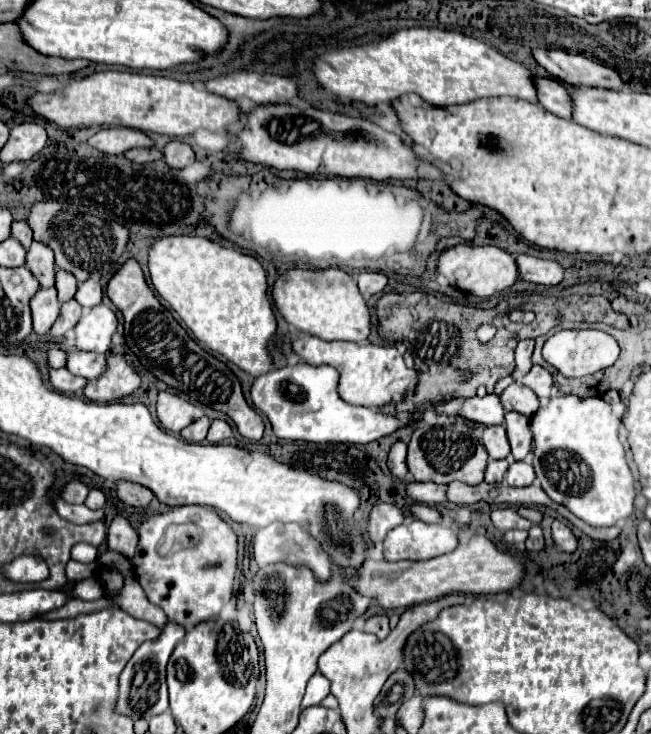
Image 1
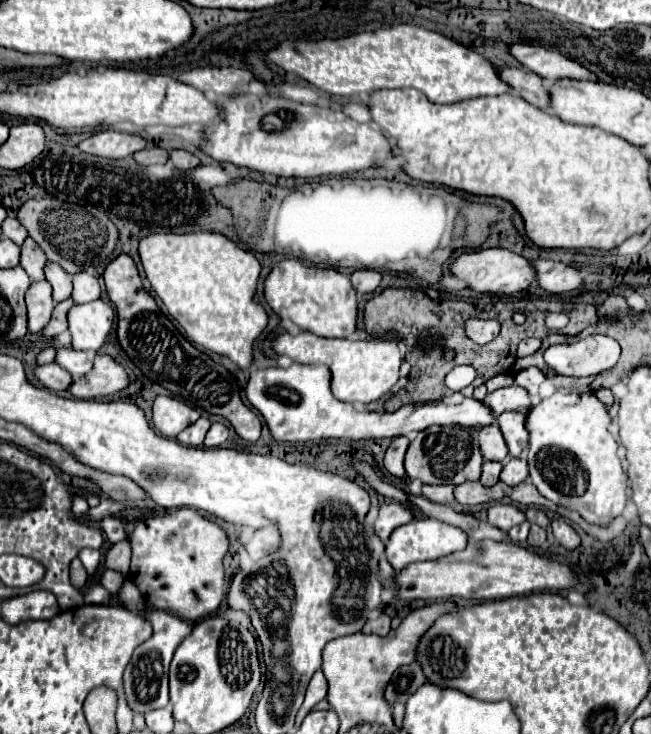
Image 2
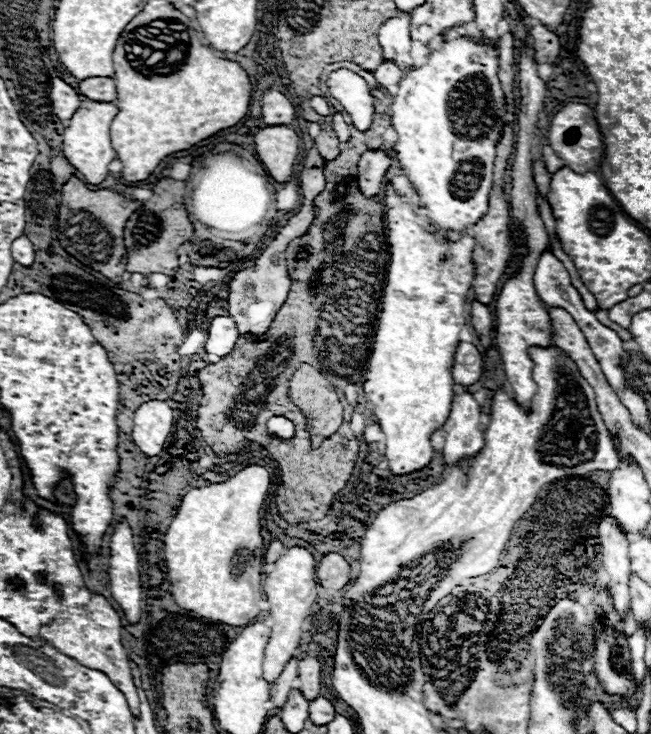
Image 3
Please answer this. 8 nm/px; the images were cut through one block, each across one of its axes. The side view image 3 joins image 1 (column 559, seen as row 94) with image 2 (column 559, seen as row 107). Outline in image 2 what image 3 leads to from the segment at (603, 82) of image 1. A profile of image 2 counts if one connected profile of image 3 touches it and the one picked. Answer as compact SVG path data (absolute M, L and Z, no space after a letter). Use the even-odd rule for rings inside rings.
M512 44L510 54L516 56L528 70L536 72L548 82L554 80L600 80L594 72L590 72L586 66L582 66L576 60L570 60L562 56L560 52L546 50L542 46L532 44Z

